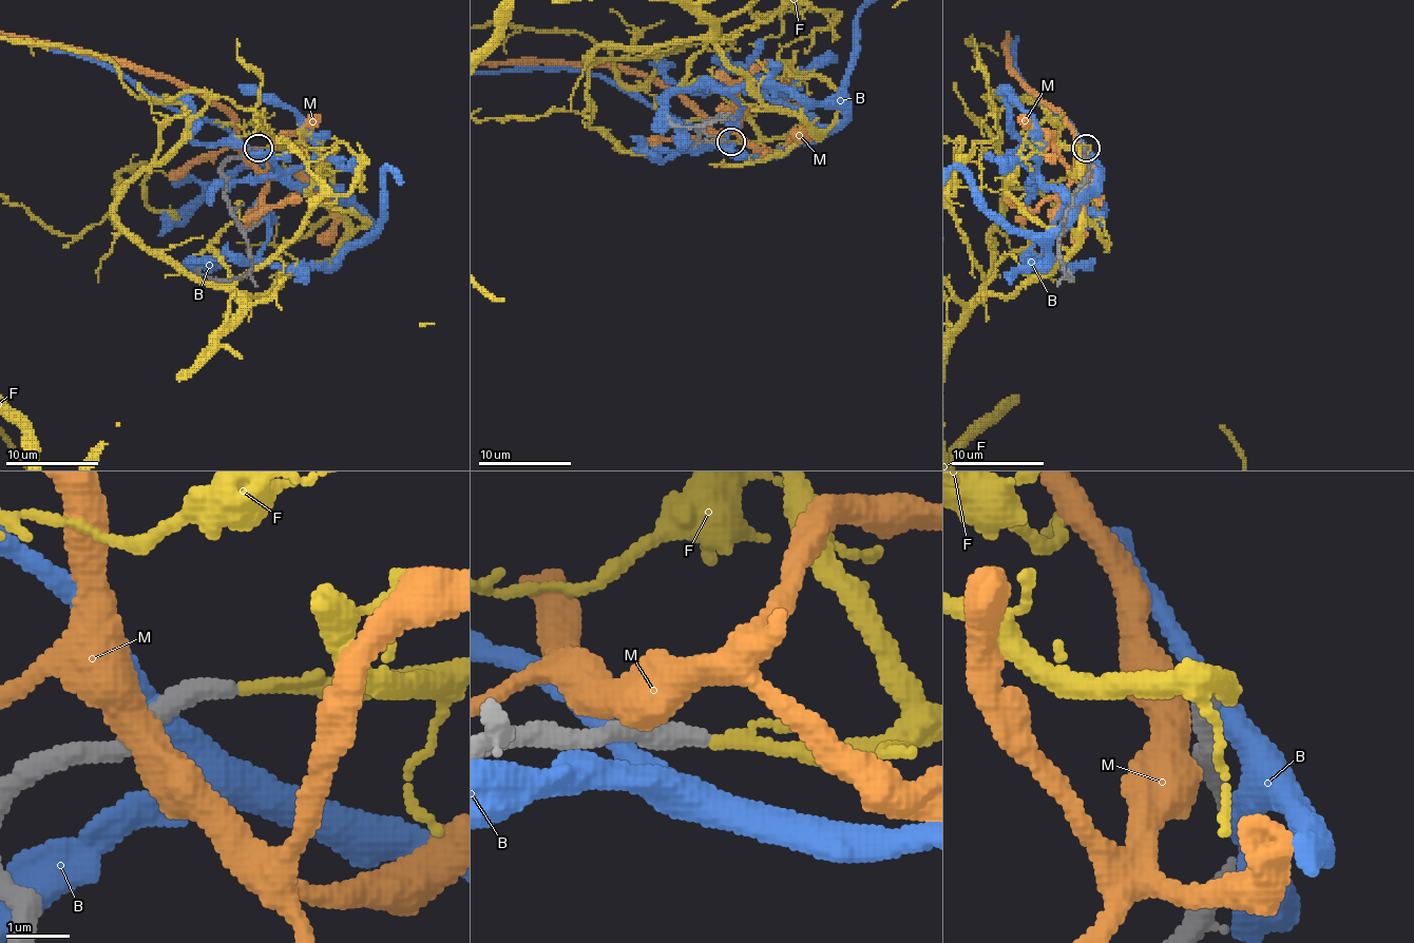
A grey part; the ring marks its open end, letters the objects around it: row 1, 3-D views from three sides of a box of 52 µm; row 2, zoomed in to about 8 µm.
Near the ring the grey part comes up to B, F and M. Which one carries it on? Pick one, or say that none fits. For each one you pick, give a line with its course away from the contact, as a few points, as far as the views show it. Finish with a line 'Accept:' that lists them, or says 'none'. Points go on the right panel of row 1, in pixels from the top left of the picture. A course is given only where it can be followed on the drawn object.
Accept: F

